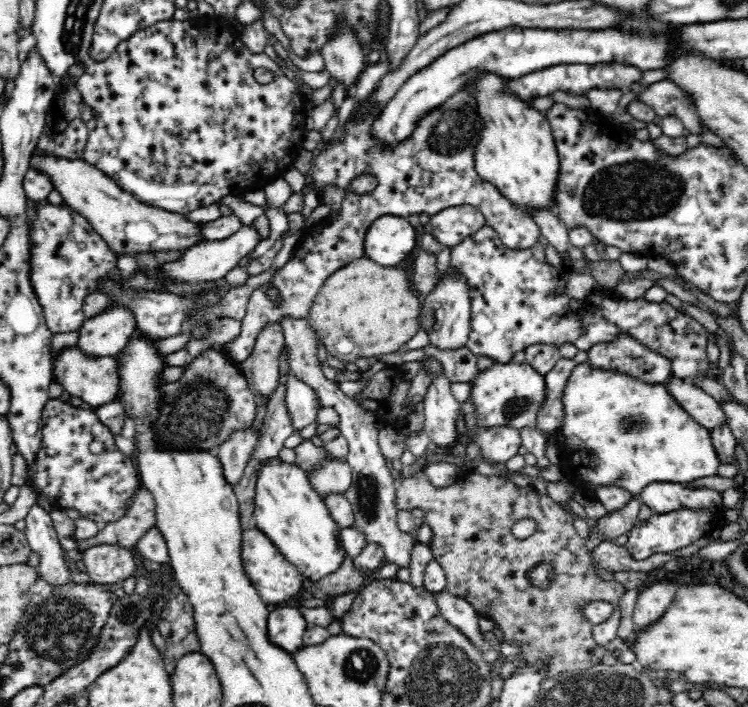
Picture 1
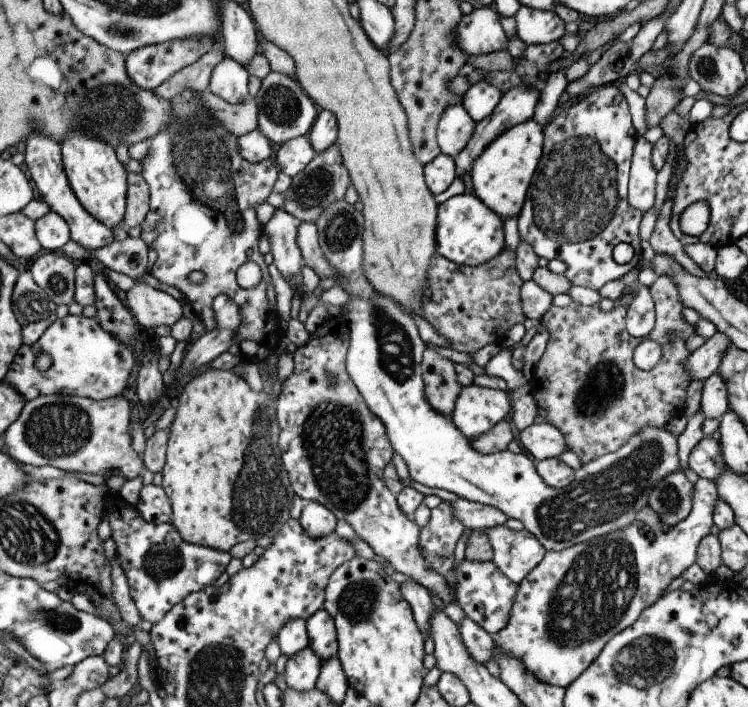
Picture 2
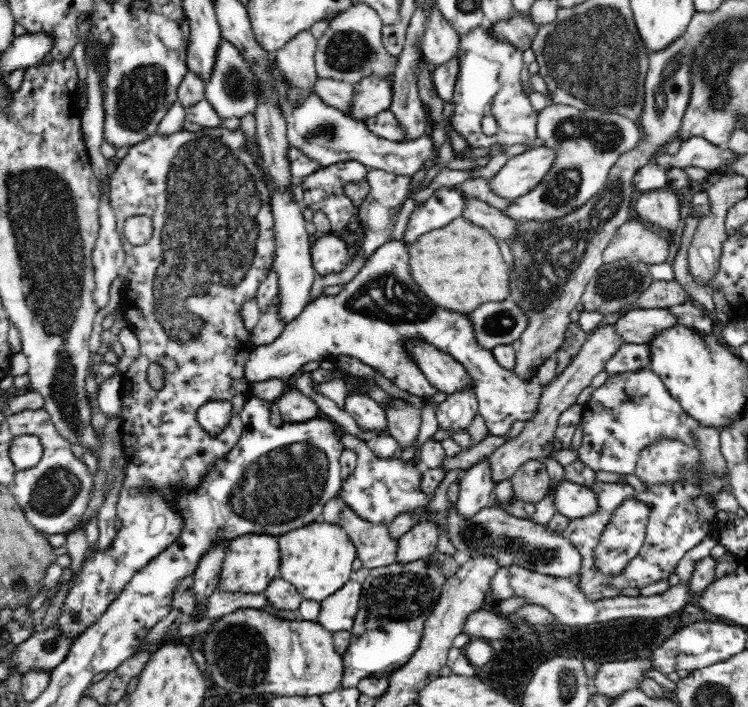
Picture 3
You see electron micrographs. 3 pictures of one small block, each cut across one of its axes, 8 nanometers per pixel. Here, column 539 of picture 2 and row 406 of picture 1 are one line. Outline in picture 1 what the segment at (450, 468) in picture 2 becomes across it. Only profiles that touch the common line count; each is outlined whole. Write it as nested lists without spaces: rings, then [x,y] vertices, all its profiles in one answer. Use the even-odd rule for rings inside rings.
[[[510,362],[494,363],[479,372],[471,380],[469,398],[476,412],[476,427],[510,427],[521,431],[524,427],[535,428],[536,417],[545,399],[545,378],[530,364]]]

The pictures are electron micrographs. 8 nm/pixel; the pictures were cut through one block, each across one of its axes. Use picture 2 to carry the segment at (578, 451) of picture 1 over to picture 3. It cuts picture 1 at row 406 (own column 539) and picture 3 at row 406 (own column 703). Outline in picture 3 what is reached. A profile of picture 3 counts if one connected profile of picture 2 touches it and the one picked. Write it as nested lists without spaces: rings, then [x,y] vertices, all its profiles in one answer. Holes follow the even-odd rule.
[[[404,240],[386,241],[376,252],[370,254],[358,274],[344,284],[344,288],[336,295],[322,295],[314,301],[308,302],[304,311],[285,327],[284,332],[270,344],[255,346],[248,357],[245,366],[244,378],[251,383],[262,382],[272,378],[282,381],[293,381],[302,367],[312,360],[333,360],[339,354],[352,356],[378,370],[388,380],[391,380],[400,390],[414,396],[434,396],[436,389],[429,383],[419,366],[405,351],[405,342],[408,339],[418,338],[436,346],[442,352],[453,356],[464,365],[473,382],[473,391],[477,396],[479,413],[484,417],[488,434],[494,436],[508,435],[515,420],[530,420],[538,412],[540,396],[545,387],[536,381],[524,381],[513,371],[498,364],[493,352],[482,348],[474,338],[474,329],[468,315],[455,311],[448,311],[438,307],[428,299],[414,282],[409,271],[408,247]]]

